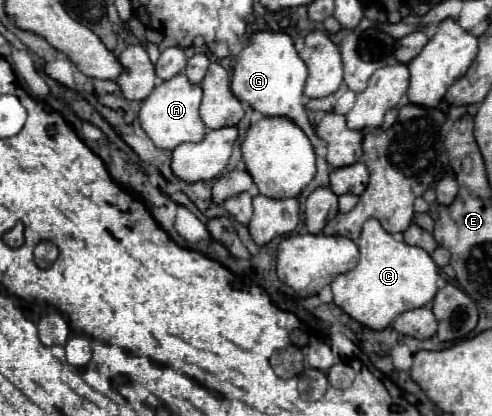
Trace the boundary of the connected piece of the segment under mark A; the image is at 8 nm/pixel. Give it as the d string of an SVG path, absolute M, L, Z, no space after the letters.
M181 73L175 75L169 81L163 81L161 85L157 85L151 95L143 101L141 111L139 111L139 121L143 131L149 135L149 139L155 143L155 147L159 149L175 149L179 143L197 143L205 137L207 127L203 125L201 117L199 117L199 103L201 103L203 91L201 85L193 85L189 83L189 79Z

